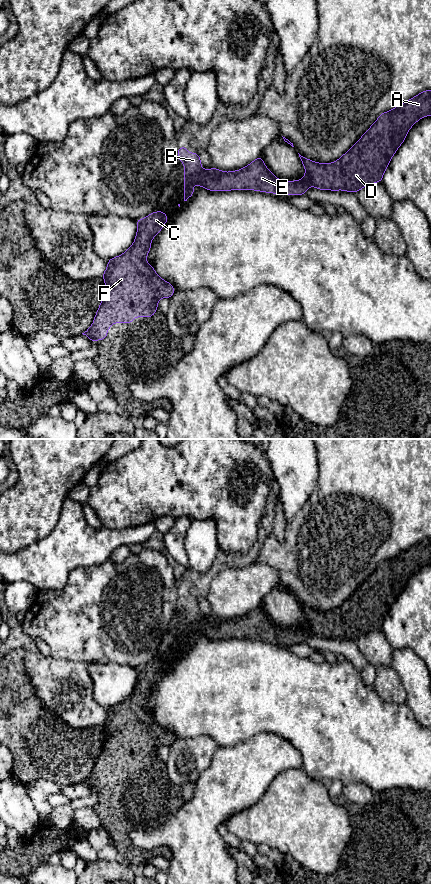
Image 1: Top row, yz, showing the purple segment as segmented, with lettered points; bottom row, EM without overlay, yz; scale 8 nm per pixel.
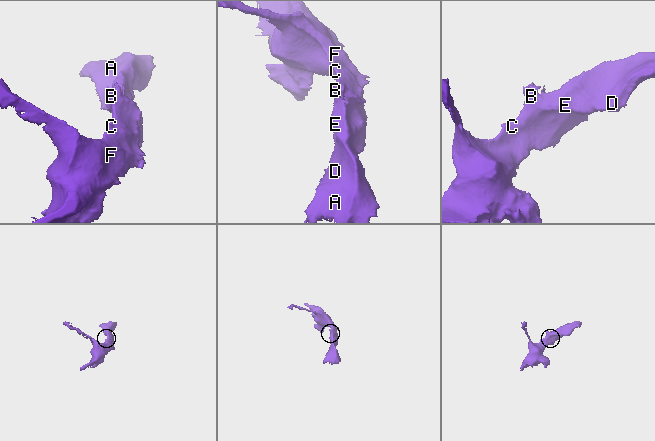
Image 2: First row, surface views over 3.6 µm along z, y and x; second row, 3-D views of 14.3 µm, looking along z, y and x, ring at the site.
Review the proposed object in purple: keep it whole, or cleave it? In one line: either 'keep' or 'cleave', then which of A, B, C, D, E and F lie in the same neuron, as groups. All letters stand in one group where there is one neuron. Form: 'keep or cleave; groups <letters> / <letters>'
keep; groups A B C D E F

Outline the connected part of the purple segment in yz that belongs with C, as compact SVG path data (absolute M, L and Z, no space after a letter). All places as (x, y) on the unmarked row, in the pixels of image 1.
M163 659L153 660L137 671L137 682L132 694L122 703L108 707L108 714L103 721L106 741L94 770L83 783L87 783L92 790L107 786L107 778L112 771L132 771L134 765L152 765L158 755L160 746L170 746L175 740L173 733L160 726L154 716L146 710L151 696L151 688L160 680L168 665Z

